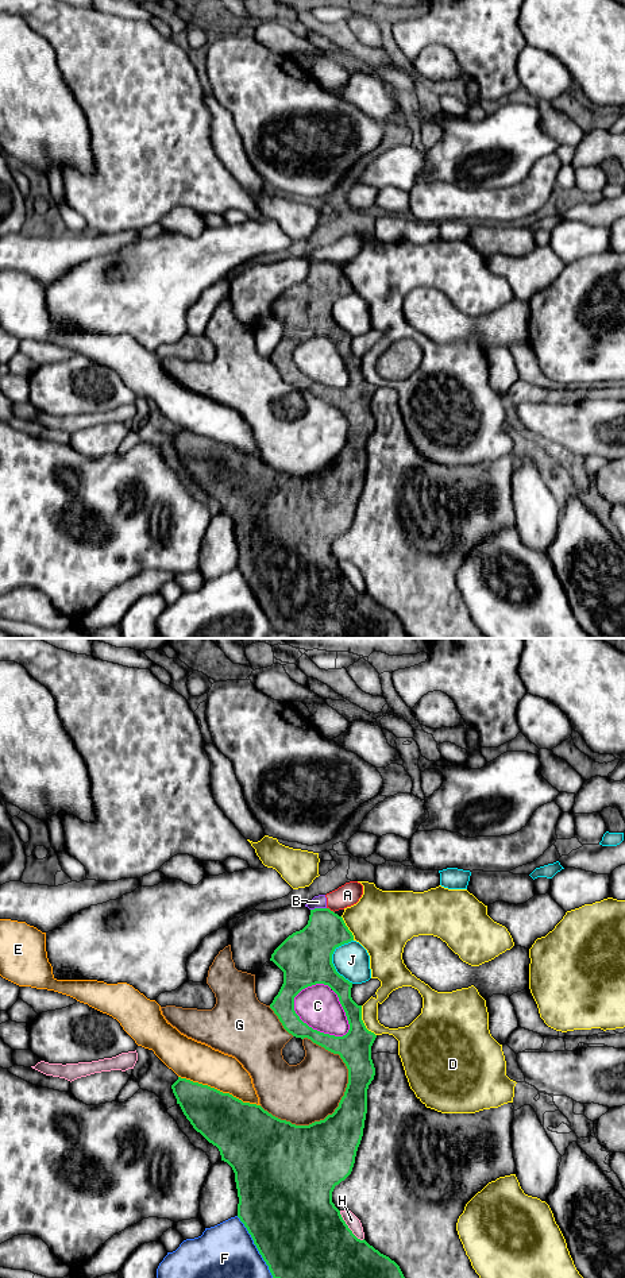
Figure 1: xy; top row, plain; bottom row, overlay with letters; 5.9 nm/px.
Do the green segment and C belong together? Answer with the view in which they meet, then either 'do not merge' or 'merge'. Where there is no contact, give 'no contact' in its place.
meets green in xy; do not merge

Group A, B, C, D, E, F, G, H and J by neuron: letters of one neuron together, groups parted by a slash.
A B / C G / D / E / F / H / J

